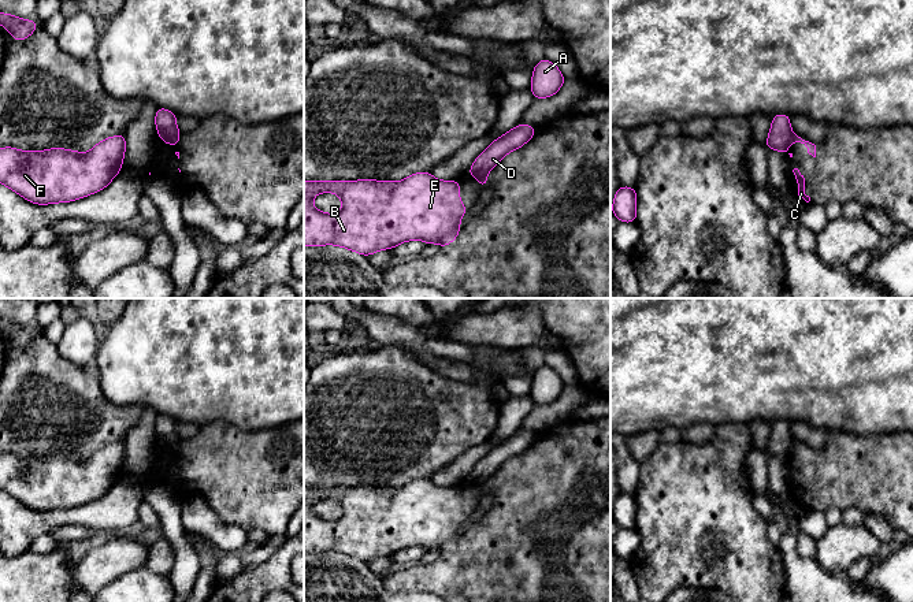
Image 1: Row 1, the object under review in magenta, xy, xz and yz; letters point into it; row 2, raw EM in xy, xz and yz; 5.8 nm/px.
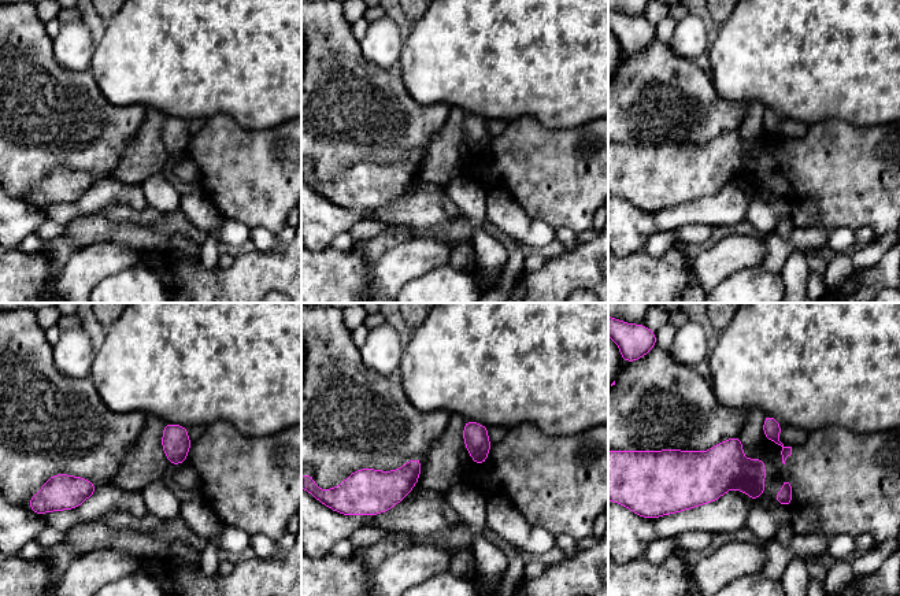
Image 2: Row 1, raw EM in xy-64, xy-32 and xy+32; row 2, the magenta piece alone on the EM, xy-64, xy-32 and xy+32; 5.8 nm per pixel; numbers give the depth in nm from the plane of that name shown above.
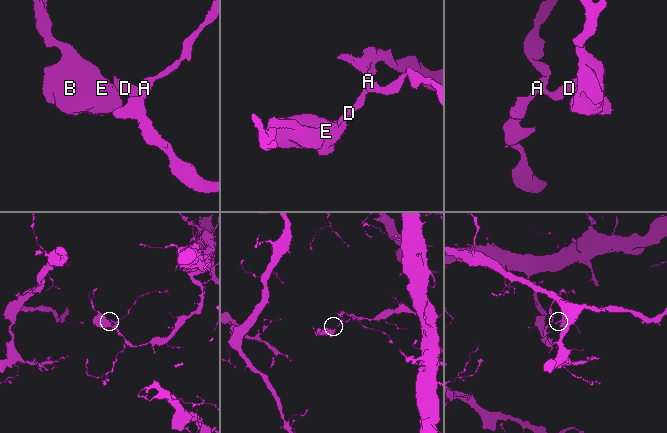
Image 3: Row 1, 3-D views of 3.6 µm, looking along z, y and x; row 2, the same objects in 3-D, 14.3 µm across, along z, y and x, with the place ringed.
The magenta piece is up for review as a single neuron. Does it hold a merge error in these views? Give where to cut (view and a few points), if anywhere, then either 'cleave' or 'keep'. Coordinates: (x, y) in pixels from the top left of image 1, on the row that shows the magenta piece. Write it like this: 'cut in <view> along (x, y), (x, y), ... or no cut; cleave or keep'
cut in xy along (179, 137), (171, 145); cleave

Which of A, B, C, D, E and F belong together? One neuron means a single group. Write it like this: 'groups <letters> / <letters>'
groups A D / B C E F

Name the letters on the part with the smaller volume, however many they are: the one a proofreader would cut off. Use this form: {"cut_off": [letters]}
{"cut_off": ["B", "C", "E", "F"]}

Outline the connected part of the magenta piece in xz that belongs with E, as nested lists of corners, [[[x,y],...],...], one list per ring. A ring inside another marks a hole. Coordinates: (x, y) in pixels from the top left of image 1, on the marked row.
[[[416,172],[401,182],[304,181],[304,246],[337,245],[367,257],[412,239],[445,248],[457,238],[460,219],[468,209],[460,201],[459,181],[438,181],[431,172]],[[330,192],[344,204],[338,213],[324,213],[312,205],[316,194]]]

